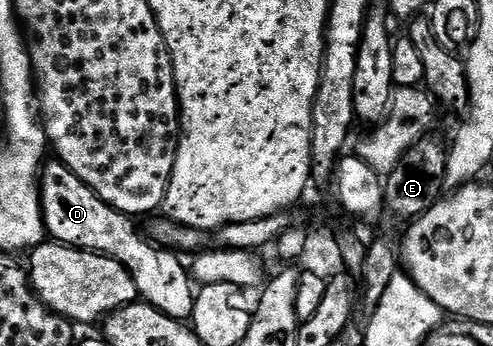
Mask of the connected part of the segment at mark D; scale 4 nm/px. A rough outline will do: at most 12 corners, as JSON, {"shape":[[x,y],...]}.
{"shape":[[66,164],[38,176],[44,229],[134,277],[136,294],[191,320],[185,260],[157,247]]}

